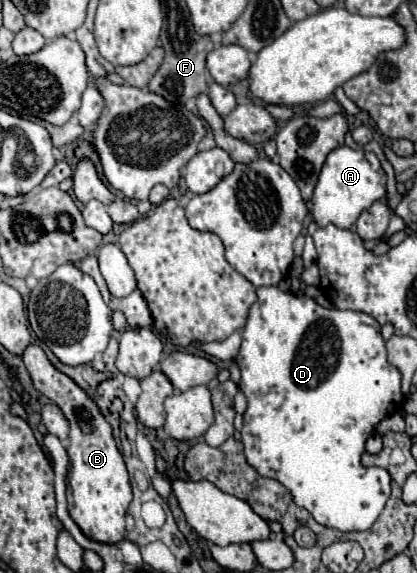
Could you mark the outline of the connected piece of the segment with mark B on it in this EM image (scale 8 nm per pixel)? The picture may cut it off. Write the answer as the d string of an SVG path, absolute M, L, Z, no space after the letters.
M28 345L22 361L34 387L54 401L70 423L70 467L68 467L68 511L82 533L100 543L118 543L124 539L124 517L132 501L132 487L122 453L116 447L112 425L104 419L96 401L68 375L60 373L38 345Z

